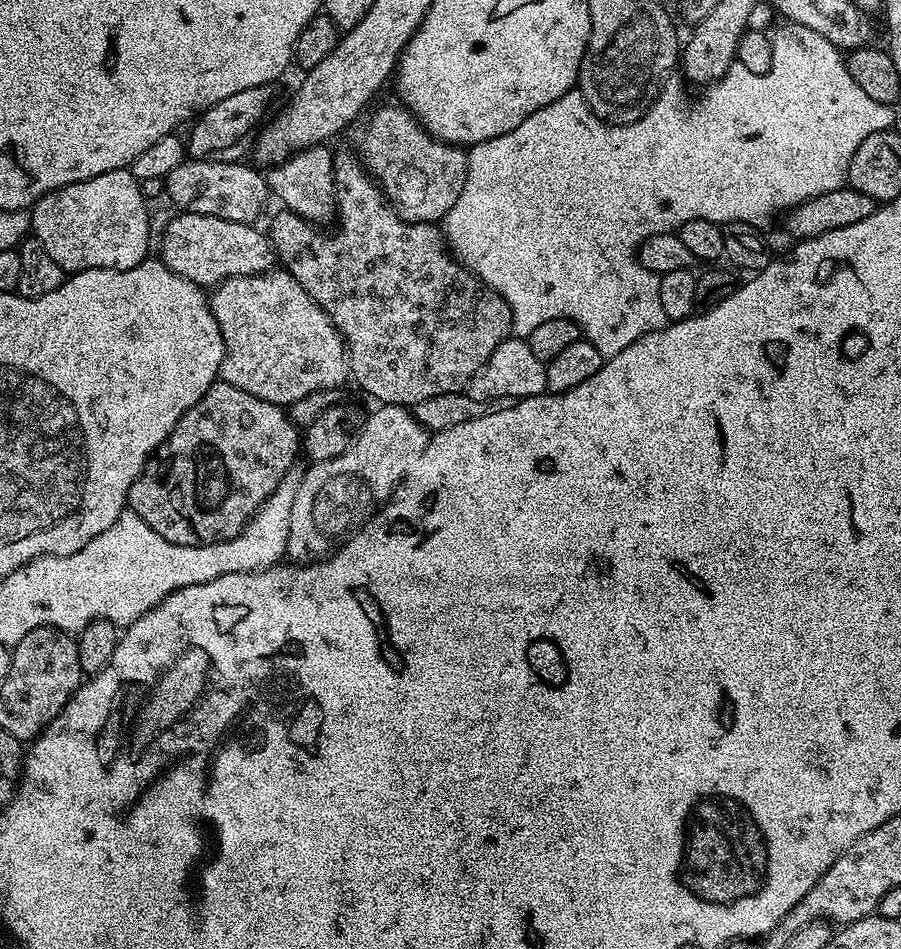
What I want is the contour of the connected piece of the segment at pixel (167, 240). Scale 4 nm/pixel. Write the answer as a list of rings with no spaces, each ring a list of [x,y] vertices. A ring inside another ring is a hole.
[[[180,212],[169,219],[164,235],[159,237],[159,259],[174,274],[201,286],[215,286],[239,276],[253,276],[269,271],[274,264],[272,245],[267,235],[252,224],[230,222],[210,214]]]

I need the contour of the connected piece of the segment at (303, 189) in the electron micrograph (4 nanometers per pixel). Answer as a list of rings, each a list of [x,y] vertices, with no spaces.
[[[324,144],[304,148],[289,156],[282,164],[269,167],[266,172],[268,191],[281,200],[287,211],[298,214],[302,219],[317,226],[331,225],[336,216],[338,185],[332,178],[333,149]]]

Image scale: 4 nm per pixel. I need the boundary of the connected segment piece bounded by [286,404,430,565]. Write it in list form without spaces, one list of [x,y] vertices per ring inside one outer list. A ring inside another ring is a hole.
[[[380,404],[377,409],[373,416],[365,419],[364,427],[346,454],[315,461],[312,469],[301,475],[294,507],[290,510],[286,553],[289,561],[301,565],[325,559],[341,538],[359,528],[392,497],[410,466],[422,458],[422,450],[426,450],[430,439],[428,429],[423,428],[403,404]]]

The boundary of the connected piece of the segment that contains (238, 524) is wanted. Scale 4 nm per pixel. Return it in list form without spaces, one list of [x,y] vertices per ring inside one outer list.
[[[217,379],[216,383],[210,386],[210,390],[206,390],[206,394],[202,394],[202,398],[198,398],[198,402],[194,402],[194,406],[190,406],[190,410],[186,410],[186,414],[182,414],[182,418],[174,426],[174,430],[162,444],[156,447],[152,457],[148,459],[148,465],[140,471],[140,476],[134,482],[134,486],[130,486],[127,507],[134,514],[138,514],[138,518],[142,518],[142,522],[146,522],[146,526],[150,526],[150,530],[162,534],[162,538],[166,538],[166,542],[174,542],[182,546],[202,546],[203,544],[226,542],[244,530],[254,513],[266,502],[266,498],[270,498],[270,494],[274,494],[274,490],[280,485],[282,478],[288,472],[293,471],[295,464],[292,463],[295,462],[296,455],[299,457],[301,452],[301,429],[291,422],[289,413],[281,405],[271,404],[262,398],[254,398],[254,394],[246,394],[246,390],[238,390],[238,386],[230,386],[224,380]]]

